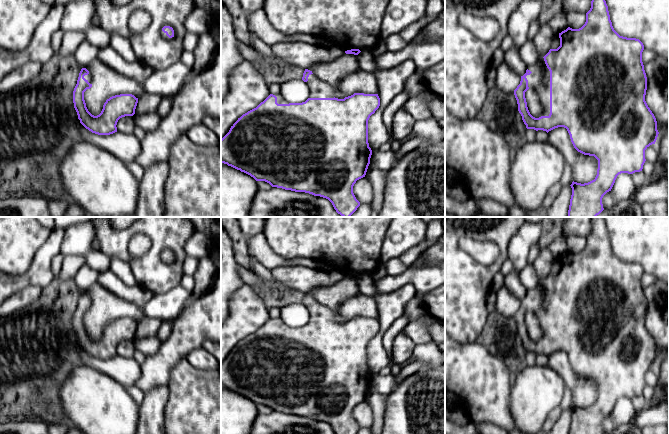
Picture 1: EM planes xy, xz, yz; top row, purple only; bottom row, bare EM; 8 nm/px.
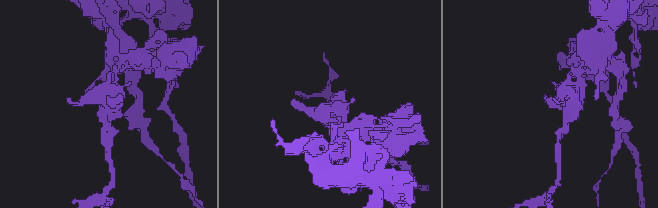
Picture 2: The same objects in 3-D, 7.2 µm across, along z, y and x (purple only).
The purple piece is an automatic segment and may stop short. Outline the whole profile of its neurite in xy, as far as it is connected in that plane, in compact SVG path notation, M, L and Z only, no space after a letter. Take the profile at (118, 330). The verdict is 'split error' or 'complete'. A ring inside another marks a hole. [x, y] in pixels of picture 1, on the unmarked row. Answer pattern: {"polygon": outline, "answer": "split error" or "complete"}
{"polygon": "M84 291L79 297L73 315L73 327L80 347L92 357L110 359L117 356L117 346L125 340L133 340L138 322L132 318L120 318L110 321L103 329L101 337L92 339L84 324L84 316L92 311L92 300Z", "answer": "split error"}

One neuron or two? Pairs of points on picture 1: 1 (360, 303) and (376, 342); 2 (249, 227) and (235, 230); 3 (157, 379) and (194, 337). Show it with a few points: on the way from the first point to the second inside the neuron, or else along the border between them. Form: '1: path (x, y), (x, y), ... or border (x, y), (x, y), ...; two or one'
1: border (366, 296), (374, 300), (378, 317); two
2: border (239, 227), (247, 237); two
3: path (159, 367), (182, 344); one

